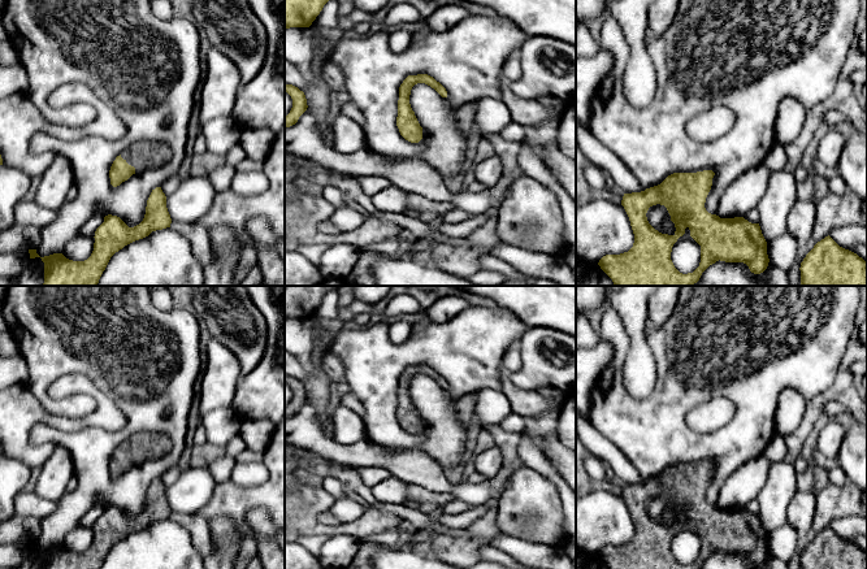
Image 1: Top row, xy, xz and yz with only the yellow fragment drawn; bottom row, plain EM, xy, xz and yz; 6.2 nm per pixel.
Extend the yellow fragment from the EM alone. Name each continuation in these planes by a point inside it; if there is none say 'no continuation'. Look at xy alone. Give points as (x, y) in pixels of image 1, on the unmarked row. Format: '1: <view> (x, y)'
1: xy (143, 446)

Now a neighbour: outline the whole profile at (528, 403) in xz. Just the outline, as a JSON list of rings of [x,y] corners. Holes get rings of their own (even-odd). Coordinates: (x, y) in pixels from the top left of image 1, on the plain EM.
[[[500,369],[502,391],[508,398],[512,412],[523,417],[537,417],[554,408],[550,398],[538,390],[524,390],[511,381],[511,373]]]

